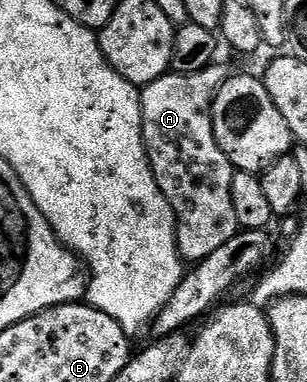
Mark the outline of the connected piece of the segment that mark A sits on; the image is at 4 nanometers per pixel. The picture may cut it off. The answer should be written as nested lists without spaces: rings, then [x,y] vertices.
[[[214,62],[206,70],[194,74],[169,74],[158,78],[152,84],[143,85],[140,94],[142,106],[142,126],[144,127],[144,145],[148,151],[148,161],[156,175],[162,194],[170,202],[172,214],[176,217],[176,248],[181,257],[188,262],[206,259],[222,242],[226,242],[238,231],[232,206],[232,177],[234,169],[230,158],[218,146],[214,138],[212,121],[212,103],[218,90],[230,75],[220,62]]]

